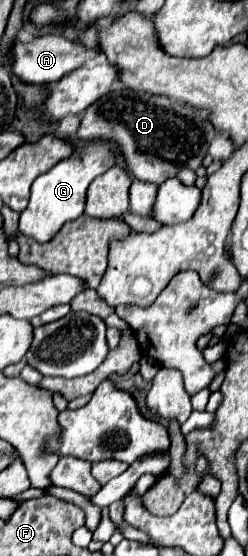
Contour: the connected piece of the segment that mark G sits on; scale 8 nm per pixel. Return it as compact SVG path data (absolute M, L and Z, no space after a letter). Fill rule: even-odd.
M104 143L76 149L76 155L72 155L72 159L62 159L60 163L56 163L46 175L40 175L32 183L30 203L20 213L20 223L18 223L20 233L38 241L38 243L52 241L56 237L56 233L64 227L64 223L74 221L84 213L88 185L98 175L108 171L112 165L114 165L114 157L110 153L110 147Z

